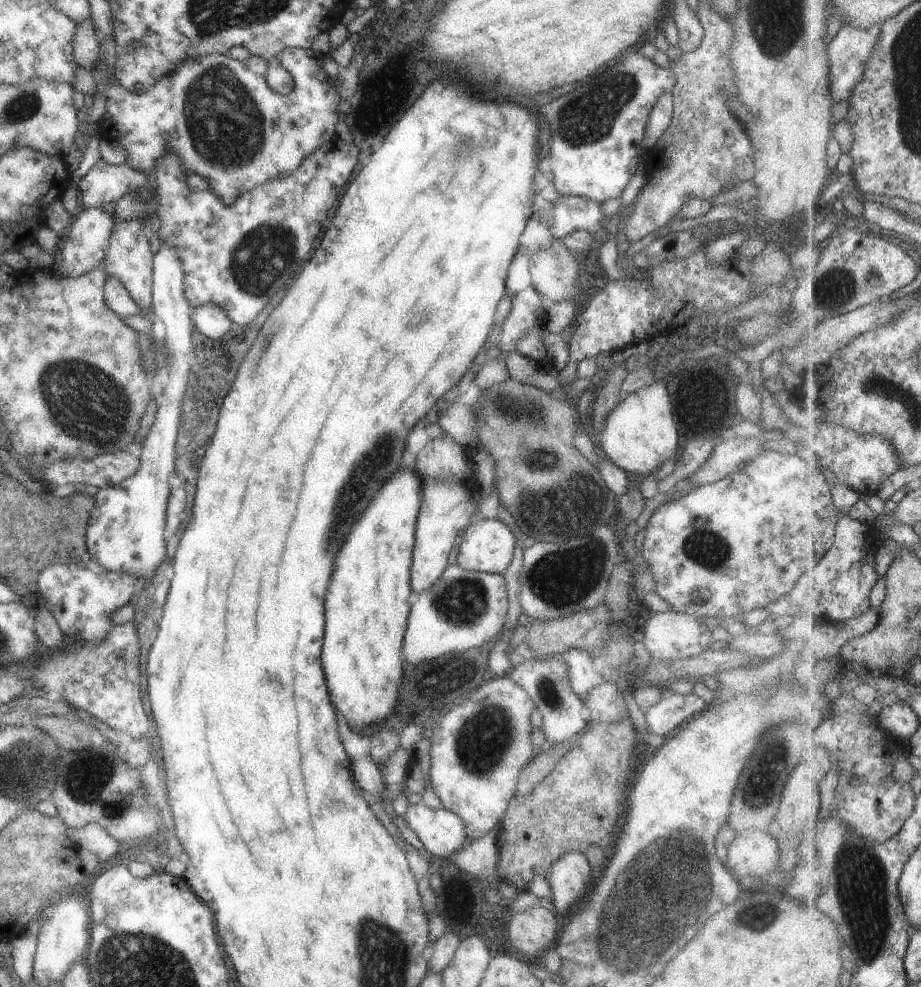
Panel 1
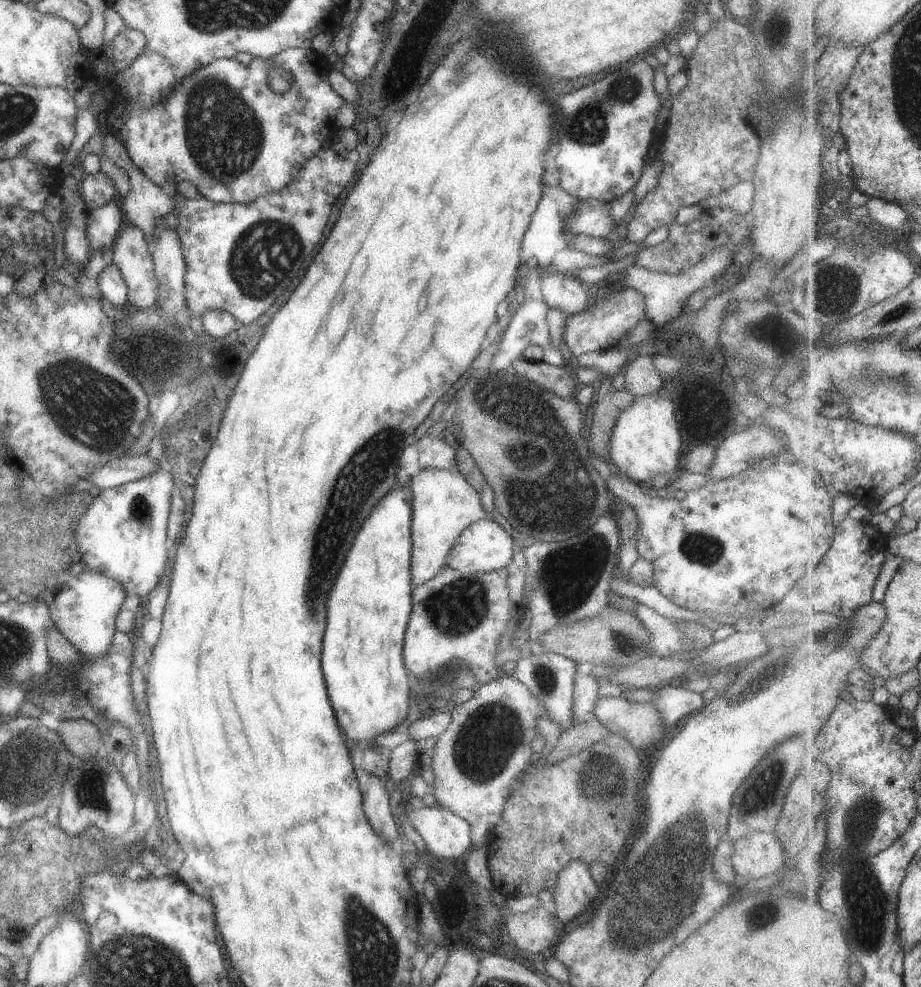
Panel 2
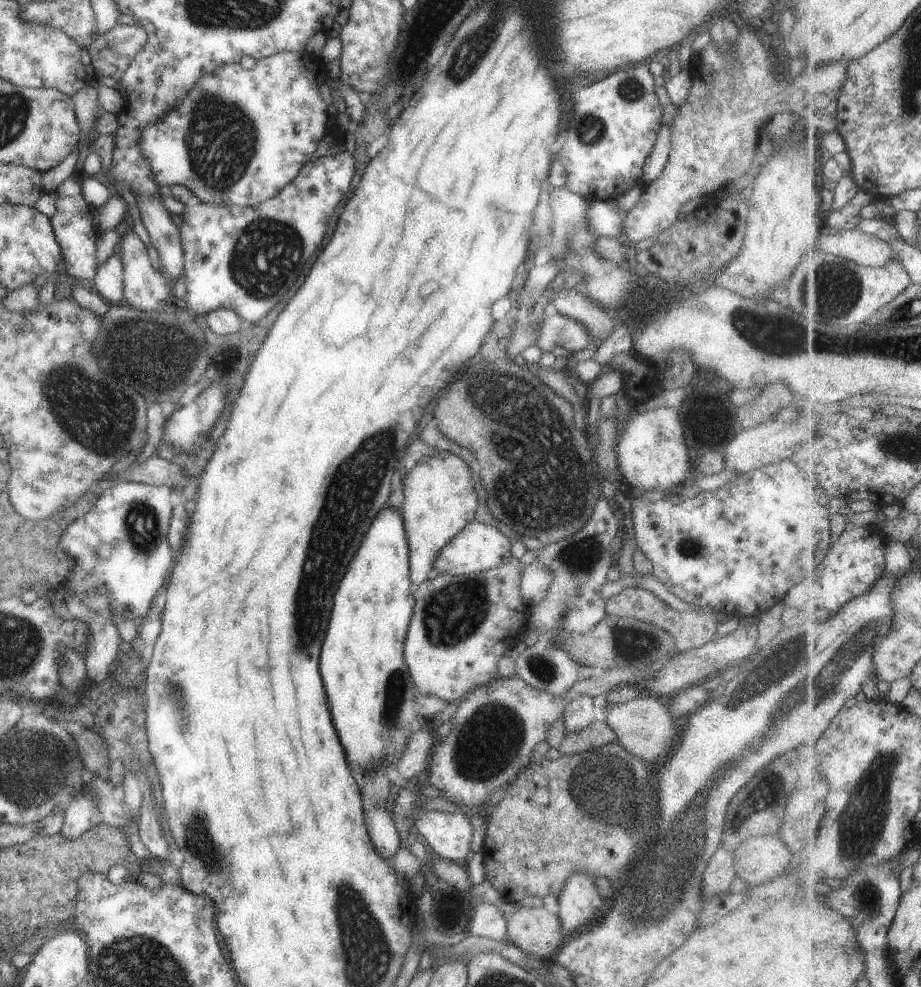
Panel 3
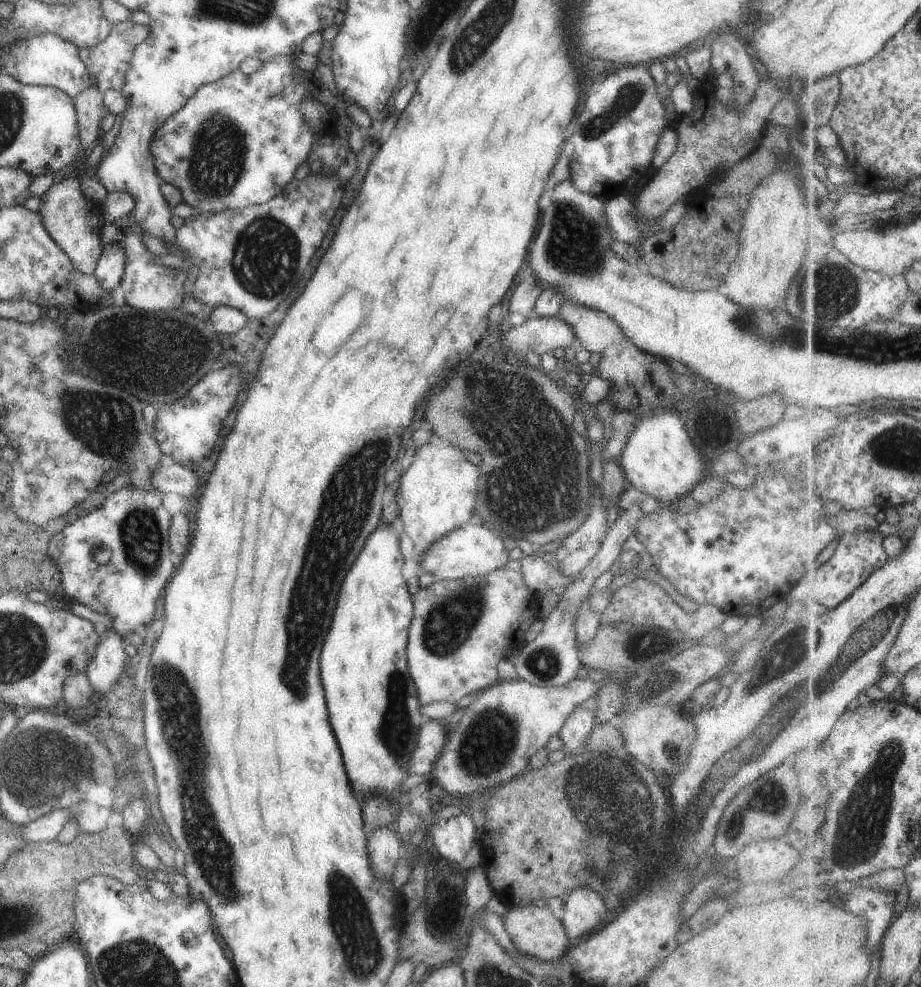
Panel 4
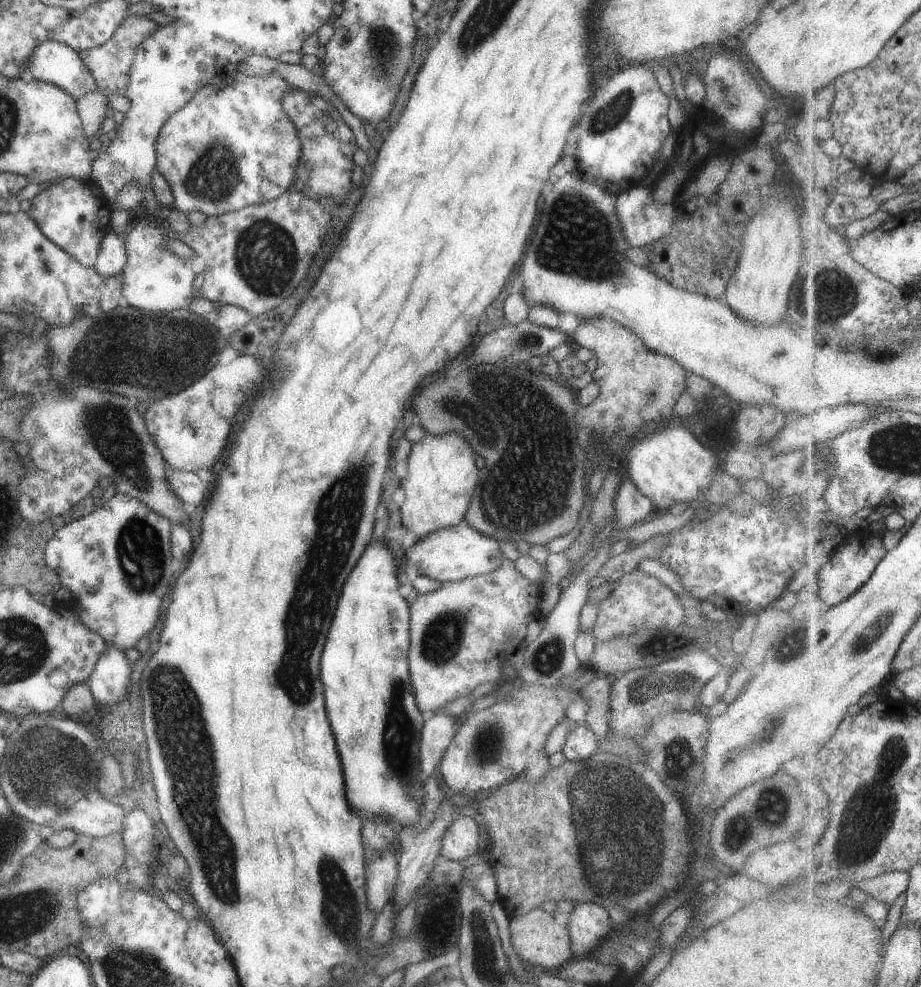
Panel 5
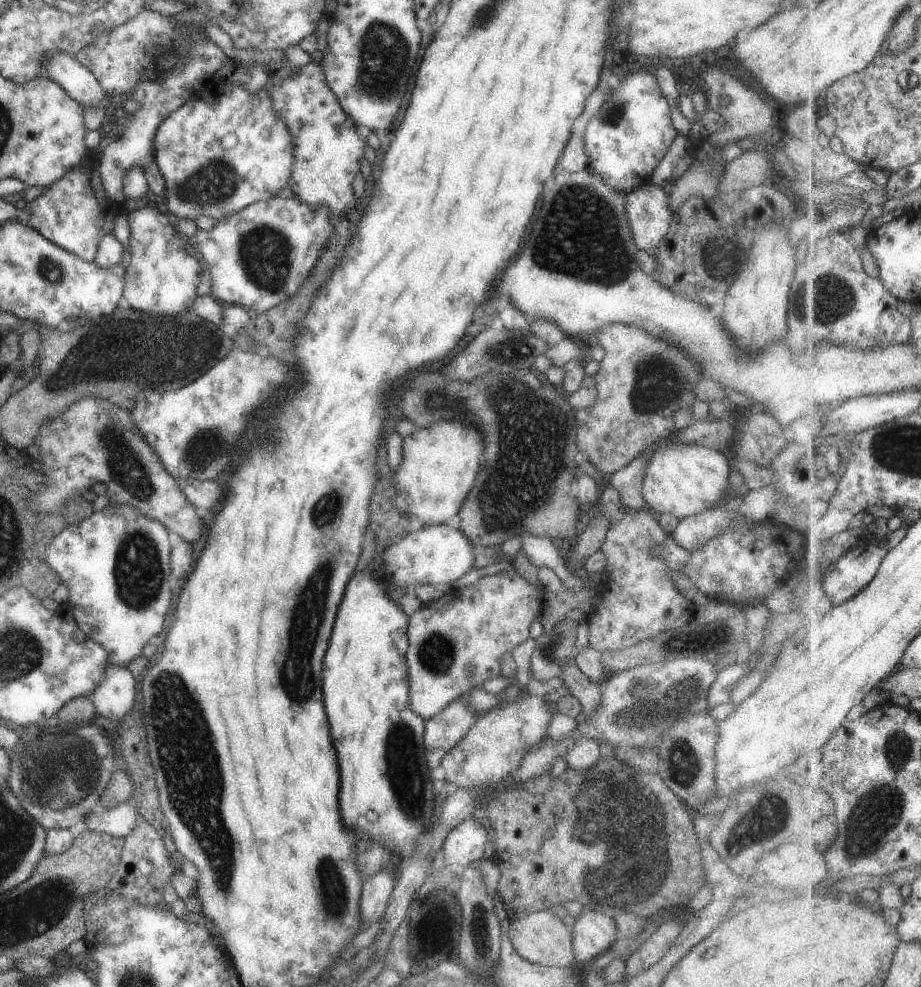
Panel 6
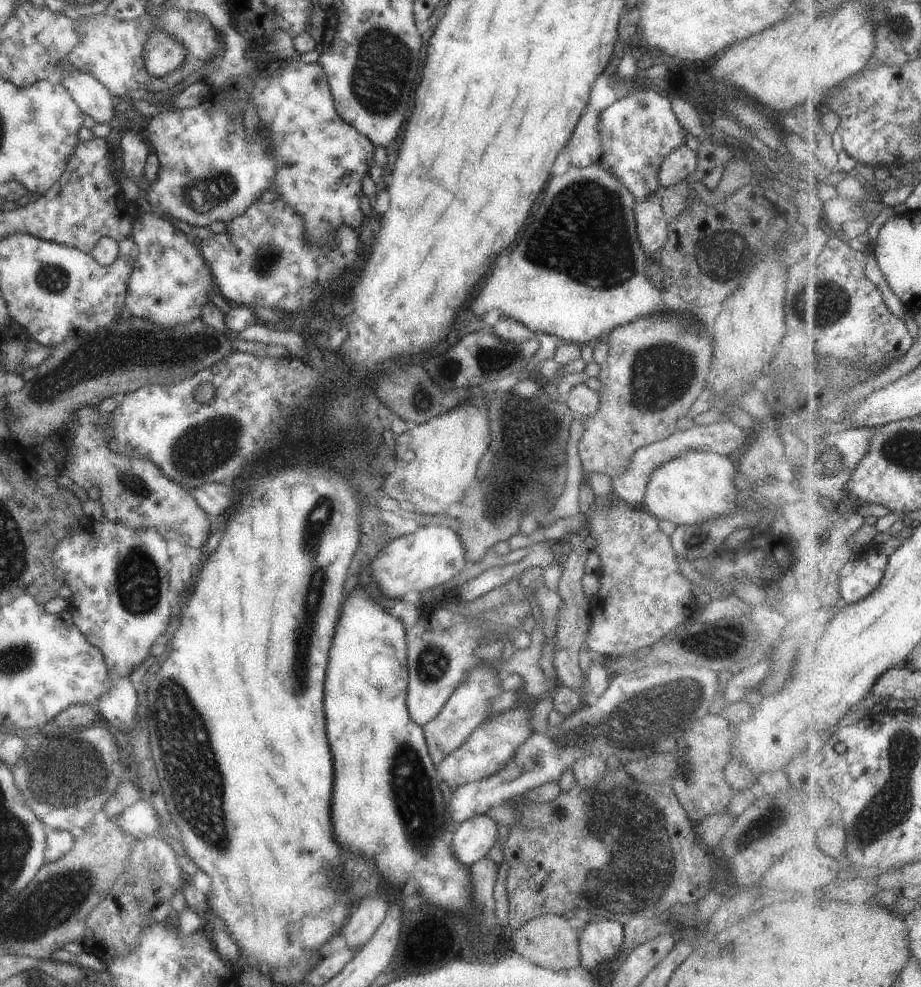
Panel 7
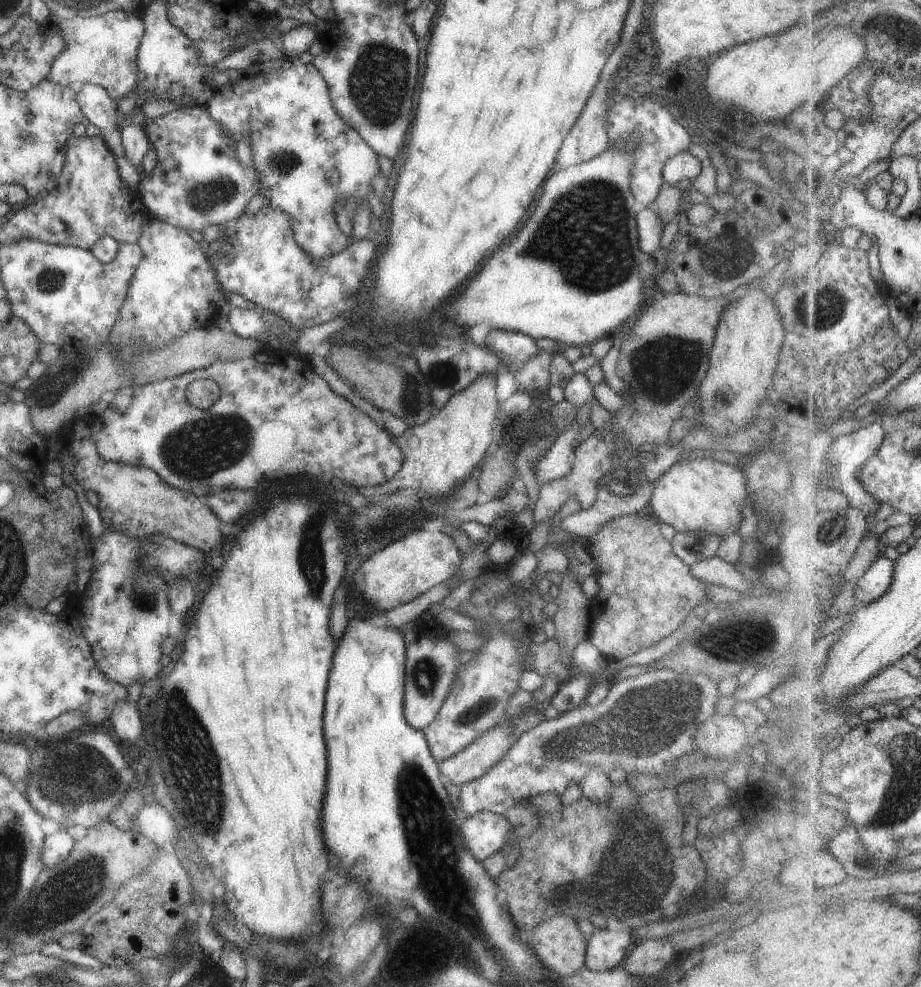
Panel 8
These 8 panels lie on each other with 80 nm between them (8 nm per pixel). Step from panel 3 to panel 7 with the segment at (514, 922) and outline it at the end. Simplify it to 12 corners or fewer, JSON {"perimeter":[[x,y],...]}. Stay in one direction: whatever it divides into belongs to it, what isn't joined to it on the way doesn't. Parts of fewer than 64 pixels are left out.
{"perimeter":[[539,914],[511,930],[513,951],[550,970],[580,966],[577,932]]}

